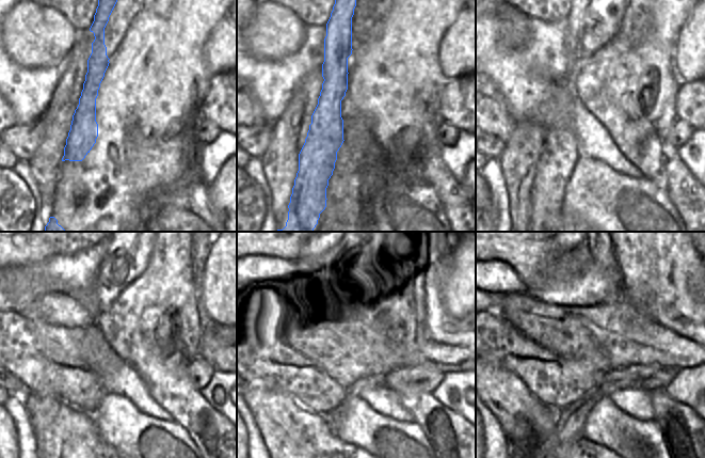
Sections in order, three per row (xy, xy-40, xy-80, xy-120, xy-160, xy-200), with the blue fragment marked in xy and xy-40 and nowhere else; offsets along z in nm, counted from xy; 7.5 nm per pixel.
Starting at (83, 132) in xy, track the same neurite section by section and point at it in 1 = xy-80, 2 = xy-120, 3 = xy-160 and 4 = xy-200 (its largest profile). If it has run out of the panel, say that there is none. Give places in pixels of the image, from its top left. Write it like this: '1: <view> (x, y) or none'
1: xy-80 (559, 154)
2: xy-120 (80, 425)
3: xy-160 (318, 426)
4: xy-200 (550, 416)

